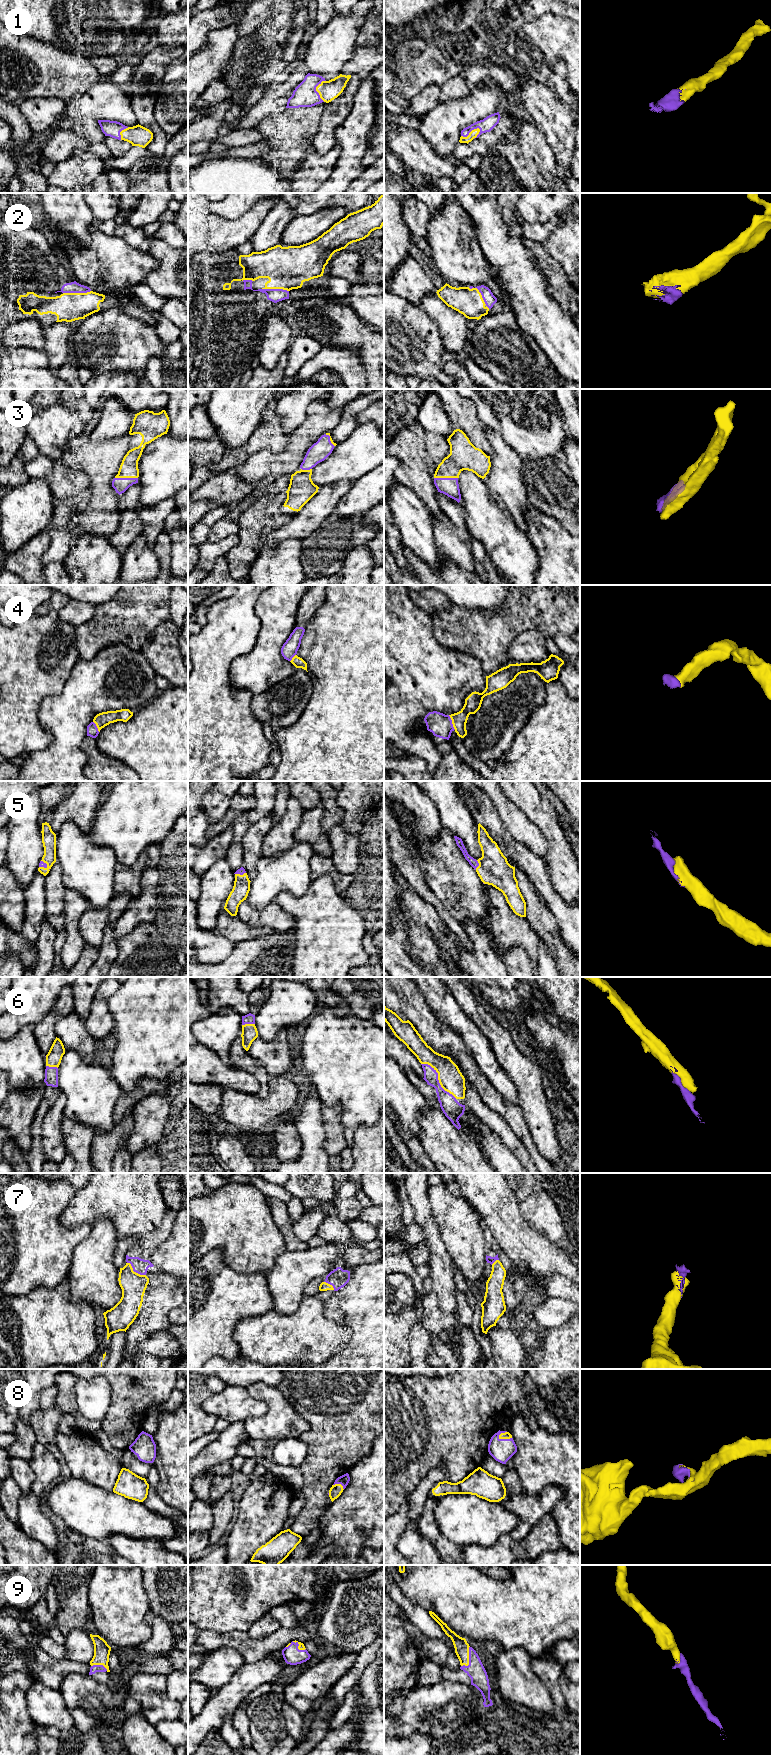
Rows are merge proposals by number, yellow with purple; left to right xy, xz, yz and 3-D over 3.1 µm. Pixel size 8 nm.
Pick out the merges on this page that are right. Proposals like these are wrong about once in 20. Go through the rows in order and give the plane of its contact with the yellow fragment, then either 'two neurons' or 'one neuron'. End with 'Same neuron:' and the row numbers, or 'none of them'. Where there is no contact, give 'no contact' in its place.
1: yz | one neuron
2: xy | one neuron
3: yz | one neuron
4: yz | one neuron
5: yz | one neuron
6: yz | one neuron
7: xy | one neuron
8: yz | one neuron
9: yz | one neuron
Same neuron: 1, 2, 3, 4, 5, 6, 7, 8, 9

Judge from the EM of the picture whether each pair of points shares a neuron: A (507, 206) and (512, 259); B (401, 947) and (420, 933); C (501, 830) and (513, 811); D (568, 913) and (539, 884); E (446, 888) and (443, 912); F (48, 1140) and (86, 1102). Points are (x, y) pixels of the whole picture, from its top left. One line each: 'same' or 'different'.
A: different
B: different
C: different
D: same
E: different
F: different

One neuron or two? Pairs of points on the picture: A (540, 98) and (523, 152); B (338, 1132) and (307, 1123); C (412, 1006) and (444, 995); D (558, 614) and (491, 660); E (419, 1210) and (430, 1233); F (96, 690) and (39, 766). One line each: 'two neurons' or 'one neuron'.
A: two neurons
B: two neurons
C: two neurons
D: one neuron
E: one neuron
F: one neuron

